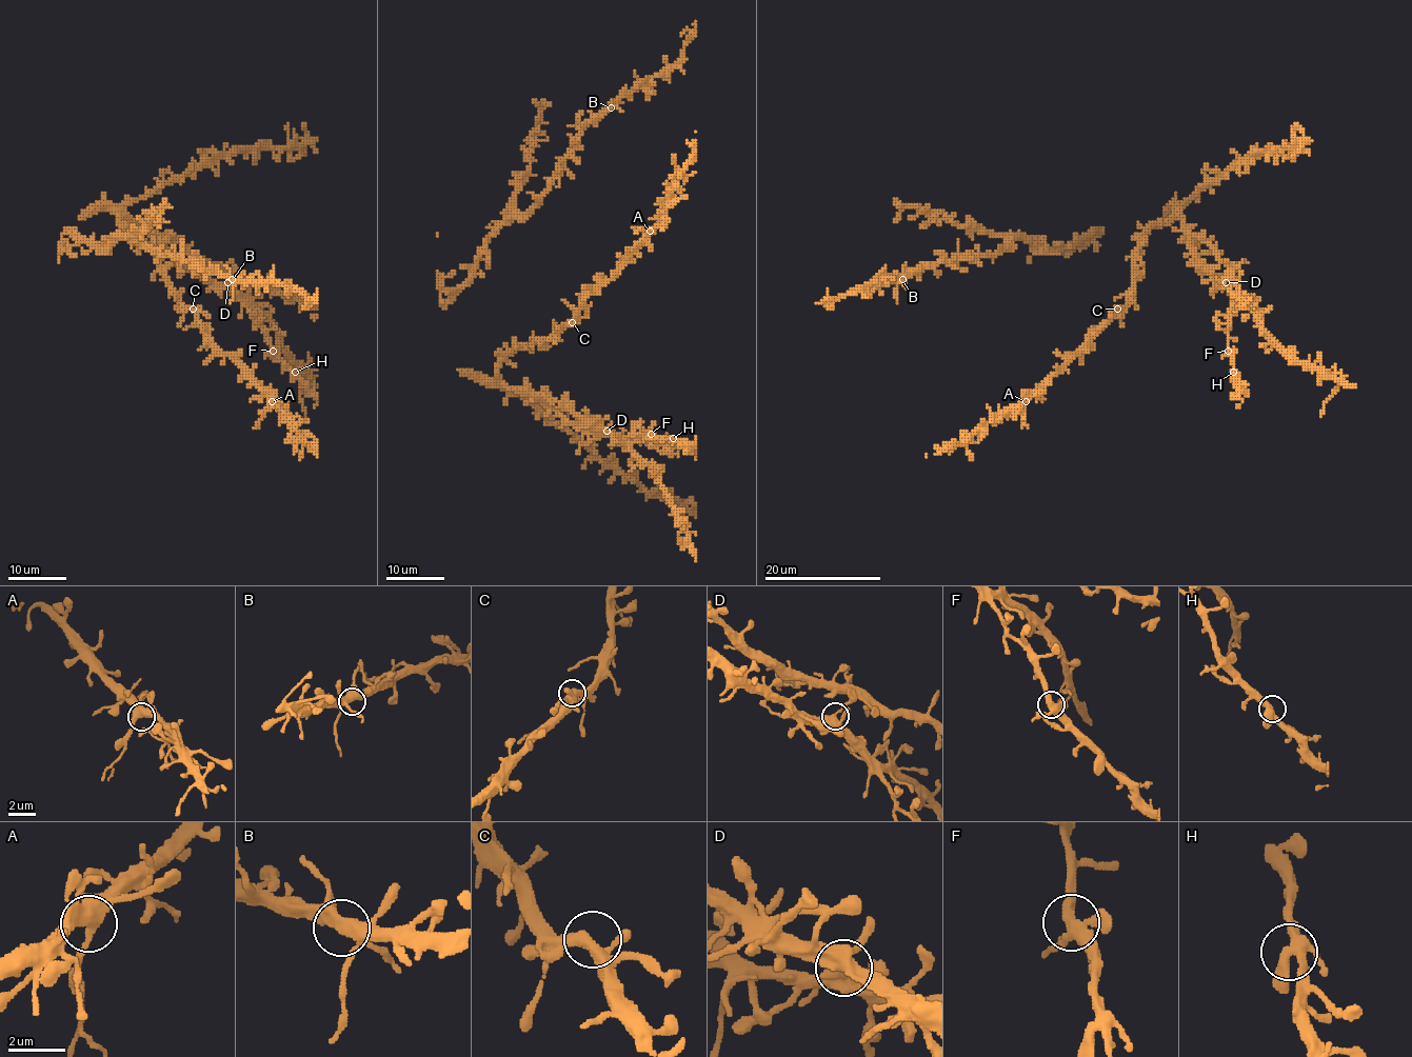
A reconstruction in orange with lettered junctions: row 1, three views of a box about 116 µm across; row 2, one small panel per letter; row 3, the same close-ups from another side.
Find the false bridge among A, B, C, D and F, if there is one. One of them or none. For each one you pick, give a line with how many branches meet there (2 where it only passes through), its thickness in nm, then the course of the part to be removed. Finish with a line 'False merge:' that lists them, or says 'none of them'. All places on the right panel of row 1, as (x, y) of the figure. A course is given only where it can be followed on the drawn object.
False merge: none of them

